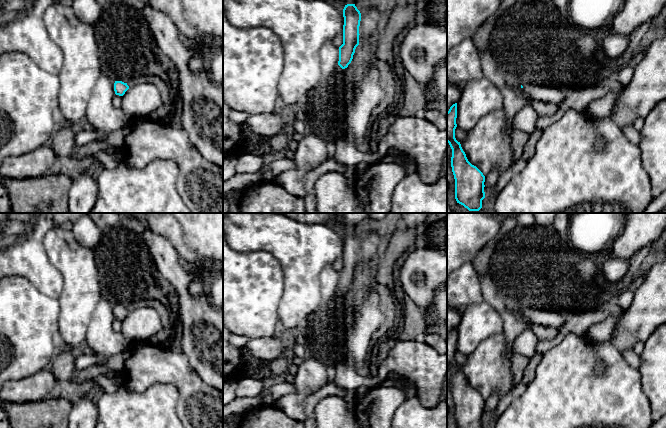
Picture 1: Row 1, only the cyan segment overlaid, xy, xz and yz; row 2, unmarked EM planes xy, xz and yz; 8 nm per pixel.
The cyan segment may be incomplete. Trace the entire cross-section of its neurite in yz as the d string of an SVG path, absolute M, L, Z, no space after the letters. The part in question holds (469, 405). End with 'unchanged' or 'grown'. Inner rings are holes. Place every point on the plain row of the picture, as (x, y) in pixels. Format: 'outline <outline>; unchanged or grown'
outline M457 327L447 336L447 366L452 373L451 391L455 403L455 423L459 428L482 428L485 400L472 389L455 362Z; unchanged

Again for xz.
outline M347 228L343 233L343 268L339 271L338 296L343 298L351 287L359 269L361 237L355 228Z; grown

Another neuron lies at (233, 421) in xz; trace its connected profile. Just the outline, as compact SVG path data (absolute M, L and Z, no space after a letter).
M232 414L223 419L223 428L240 428L243 420L243 414Z

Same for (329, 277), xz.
M327 265L321 271L319 279L321 284L322 303L327 303L338 290L339 271L334 269L332 265Z

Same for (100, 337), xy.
M101 297L90 322L85 341L88 346L104 359L123 352L129 347L121 333L112 329L115 319L114 306Z

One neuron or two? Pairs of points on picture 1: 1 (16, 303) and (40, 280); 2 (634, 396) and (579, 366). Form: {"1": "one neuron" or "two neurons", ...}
{"1": "two neurons", "2": "one neuron"}

